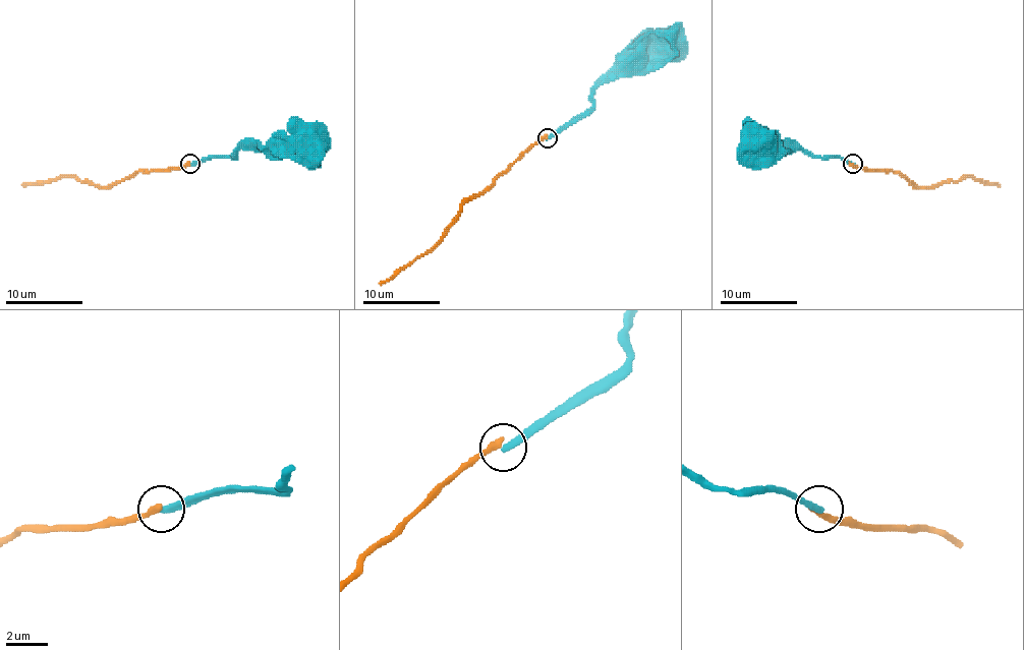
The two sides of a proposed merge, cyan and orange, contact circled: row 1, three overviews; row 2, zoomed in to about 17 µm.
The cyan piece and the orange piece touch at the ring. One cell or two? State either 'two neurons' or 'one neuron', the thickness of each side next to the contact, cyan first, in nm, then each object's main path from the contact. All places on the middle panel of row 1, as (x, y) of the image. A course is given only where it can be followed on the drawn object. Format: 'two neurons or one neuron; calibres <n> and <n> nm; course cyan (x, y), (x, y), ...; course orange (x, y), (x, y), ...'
two neurons; calibres 320 and 320 nm; course cyan (547, 138), (575, 123), (590, 108), (592, 94), (599, 86), (643, 46), (661, 35), (666, 36), (666, 42); course orange (547, 138), (531, 144), (493, 182), (463, 203), (458, 219), (429, 250), (379, 283)

